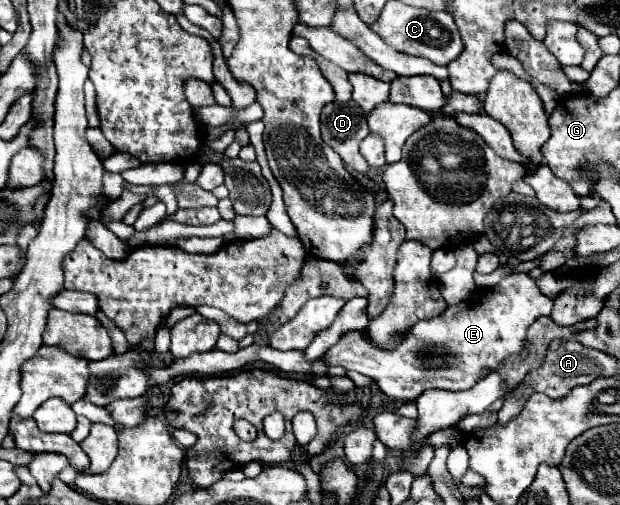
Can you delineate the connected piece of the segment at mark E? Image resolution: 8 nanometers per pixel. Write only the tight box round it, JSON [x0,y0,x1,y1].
[321,273,553,401]

